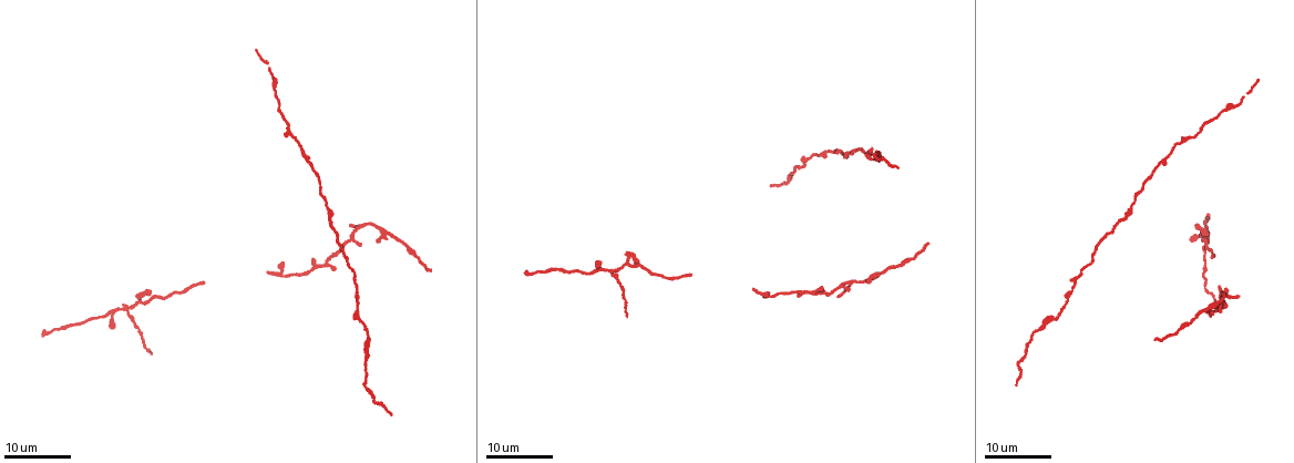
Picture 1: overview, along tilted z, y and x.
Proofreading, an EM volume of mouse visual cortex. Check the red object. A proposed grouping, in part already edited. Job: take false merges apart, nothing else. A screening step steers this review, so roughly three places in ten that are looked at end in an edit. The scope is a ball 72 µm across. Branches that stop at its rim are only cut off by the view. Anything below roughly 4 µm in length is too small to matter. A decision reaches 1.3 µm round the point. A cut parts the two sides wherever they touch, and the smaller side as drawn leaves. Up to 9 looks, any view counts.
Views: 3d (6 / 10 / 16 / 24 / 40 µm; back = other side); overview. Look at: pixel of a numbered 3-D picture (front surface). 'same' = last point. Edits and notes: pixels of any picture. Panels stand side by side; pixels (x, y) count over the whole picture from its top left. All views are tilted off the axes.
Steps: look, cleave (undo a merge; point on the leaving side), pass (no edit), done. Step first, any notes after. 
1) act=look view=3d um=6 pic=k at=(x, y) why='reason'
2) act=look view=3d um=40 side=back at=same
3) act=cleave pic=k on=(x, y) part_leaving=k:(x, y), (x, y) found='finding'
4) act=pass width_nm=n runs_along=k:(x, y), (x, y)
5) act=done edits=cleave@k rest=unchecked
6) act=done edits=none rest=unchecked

act=look view=3d um=24 pic=1 at=(844, 282)

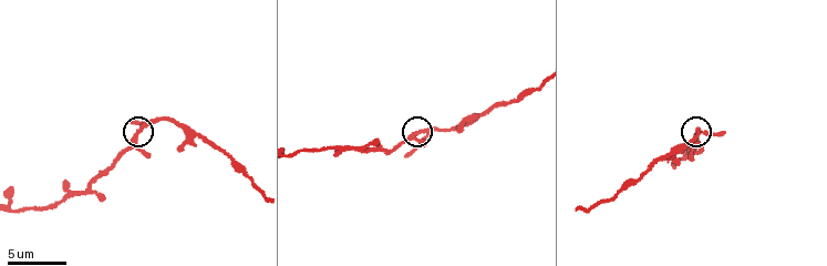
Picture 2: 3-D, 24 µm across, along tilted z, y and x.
act=look view=3d um=6 pic=2 at=(139, 131)

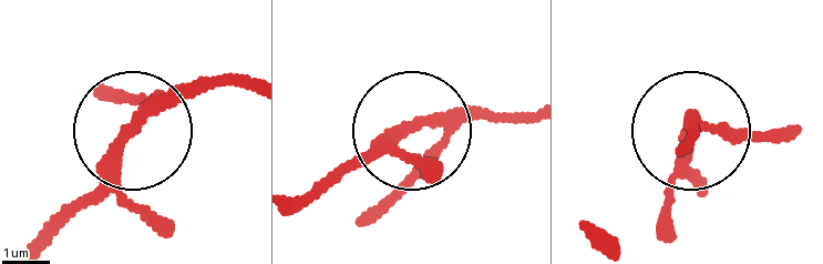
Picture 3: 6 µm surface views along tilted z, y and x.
act=look view=3d um=6 side=back pic=3 at=(135, 125)

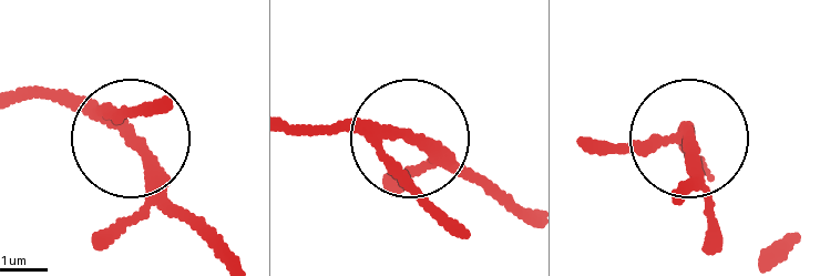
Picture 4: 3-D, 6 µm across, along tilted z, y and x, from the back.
act=pass runs_along=4:(17, 104), (99, 105), (192, 217) found='continuous, no second cell'

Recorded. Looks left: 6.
act=look view=3d um=16 pic=2 at=(17, 210)

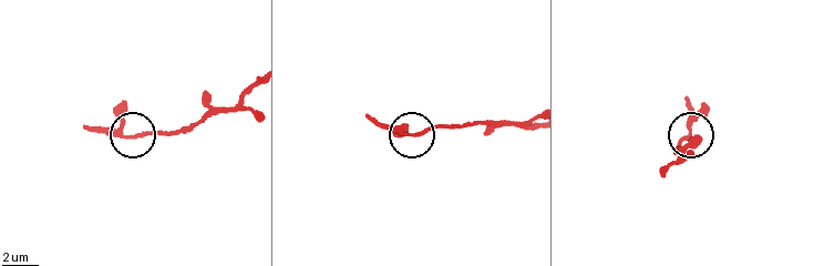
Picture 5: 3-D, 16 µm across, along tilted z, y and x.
act=pass width_nm=160 runs_along=5:(253, 84), (228, 108), (182, 129), (121, 135), (86, 128) found='continuous, no second cell'

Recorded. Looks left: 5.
act=look view=3d um=24 pic=1 at=(124, 308)

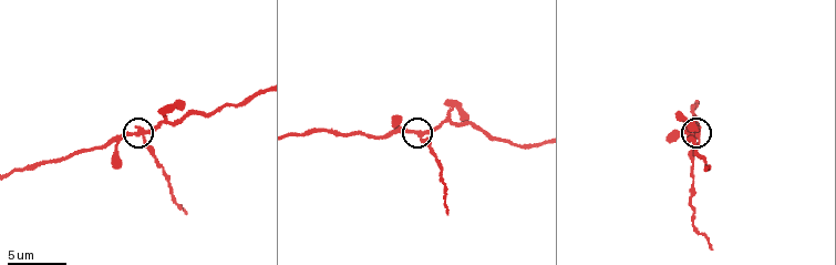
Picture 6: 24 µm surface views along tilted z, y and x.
act=look view=3d um=10 pic=6 at=(138, 131) why='closer look'

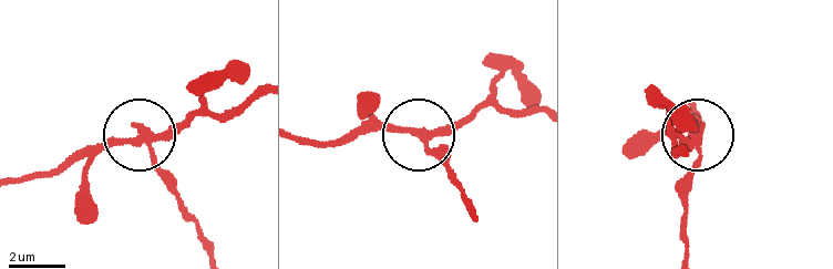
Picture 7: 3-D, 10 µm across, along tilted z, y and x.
act=cleave pic=7 on=(165, 173) part_leaving=7:(147, 137), (151, 162), (207, 251) found='a second cell is stuck on'

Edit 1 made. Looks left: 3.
act=look view=overview why='redraw'

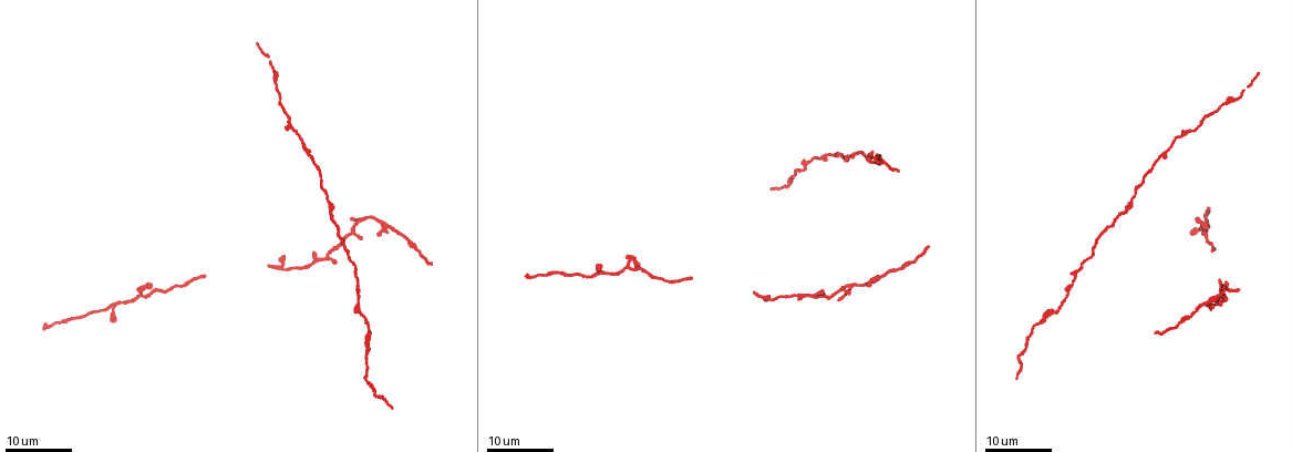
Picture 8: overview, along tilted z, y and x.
act=look view=3d um=24 pic=8 at=(1056, 310) why='calibre changes'

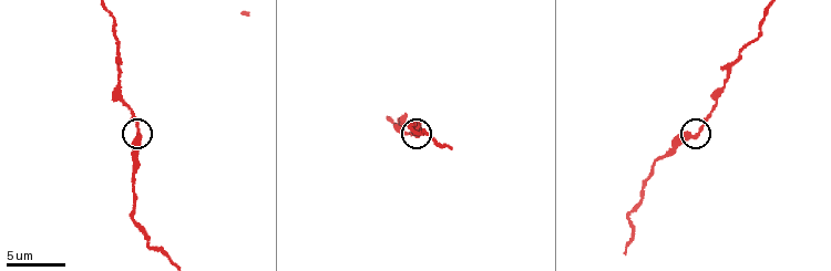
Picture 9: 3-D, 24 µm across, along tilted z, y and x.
act=look view=3d um=10 pic=9 at=(694, 136)

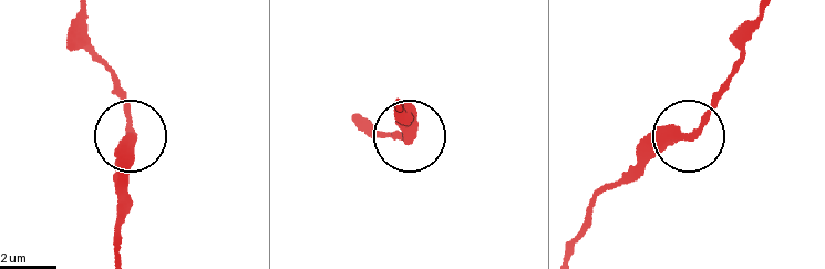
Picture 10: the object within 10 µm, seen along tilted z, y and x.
act=pass width_nm=260 found='all the same cell'

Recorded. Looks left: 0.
act=done edits=cleave@7 rest=unchecked

